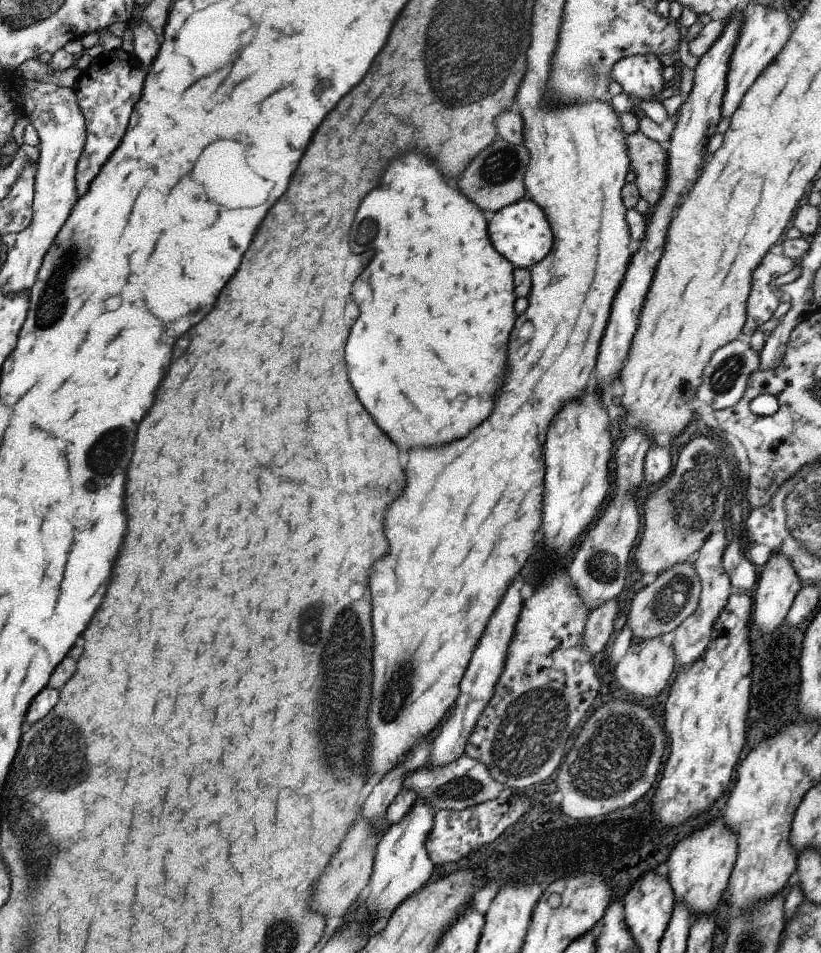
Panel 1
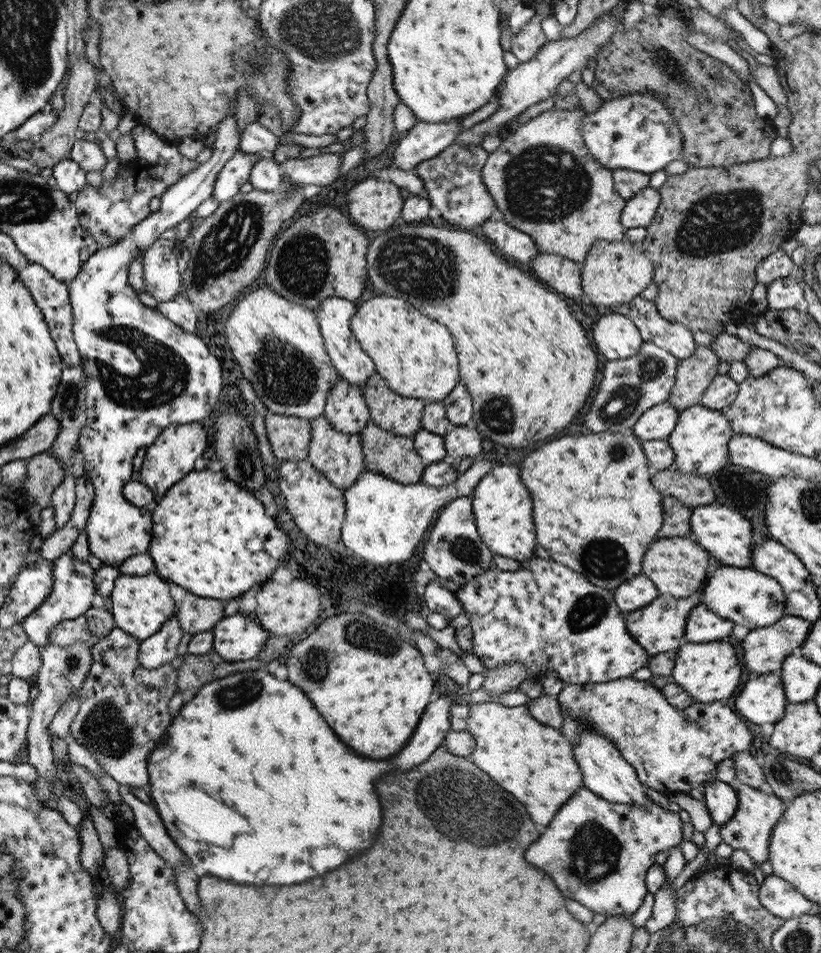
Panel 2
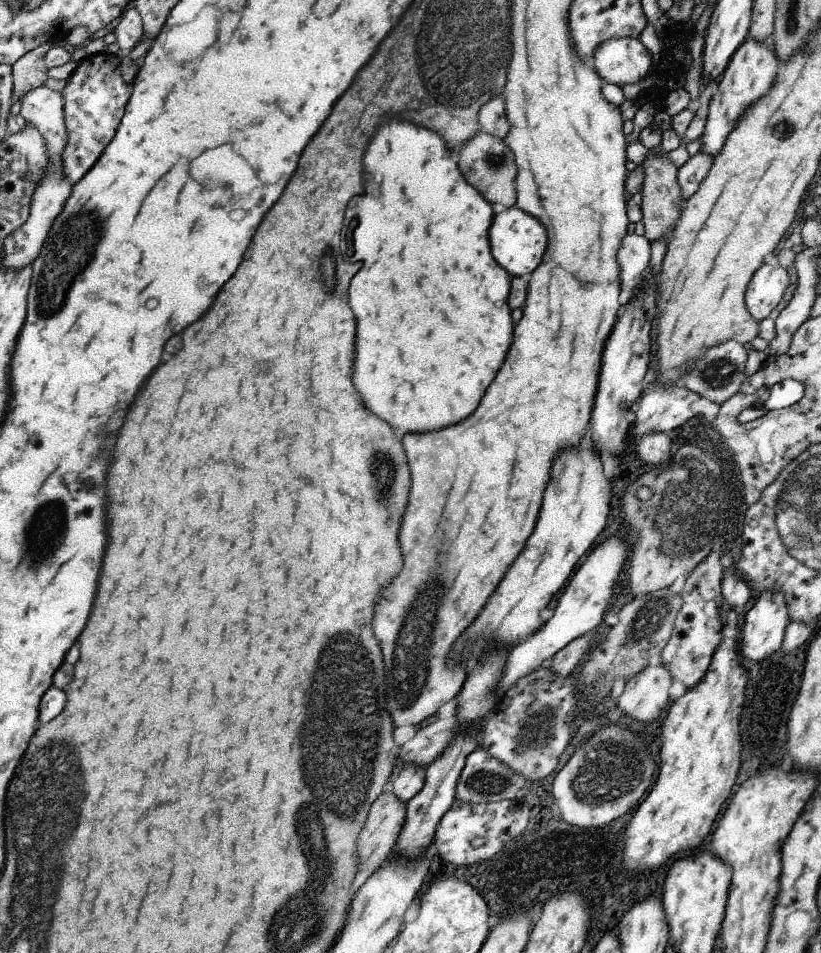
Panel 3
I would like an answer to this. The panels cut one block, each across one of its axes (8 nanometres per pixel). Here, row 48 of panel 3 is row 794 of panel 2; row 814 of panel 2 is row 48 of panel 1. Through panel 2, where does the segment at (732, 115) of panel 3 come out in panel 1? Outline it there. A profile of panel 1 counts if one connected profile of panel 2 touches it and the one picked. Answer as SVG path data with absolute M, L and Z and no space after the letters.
M748 4L742 12L743 26L739 30L735 48L731 52L725 78L725 89L723 96L721 96L721 106L719 106L719 120L731 117L743 94L755 82L757 76L767 68L767 64L770 64L781 52L781 48L785 46L785 42L790 36L789 32L791 32L791 24L787 14L783 10L779 10L776 5L771 8L771 6L761 6L761 4Z

